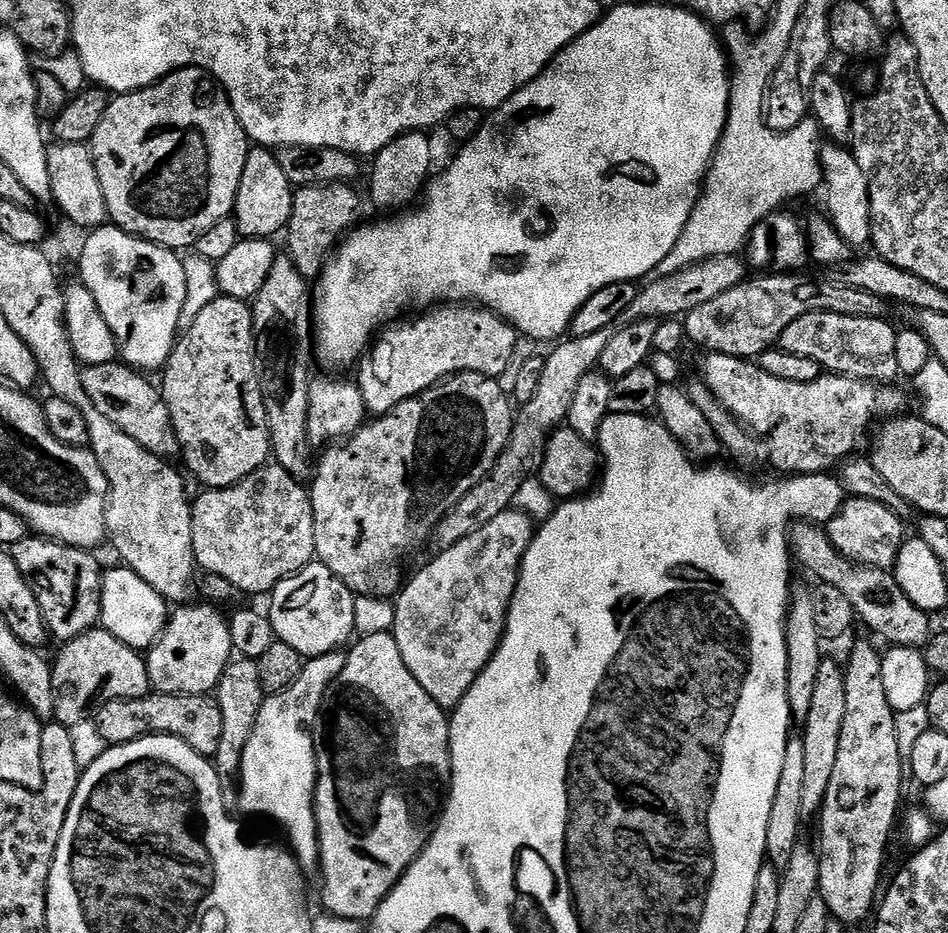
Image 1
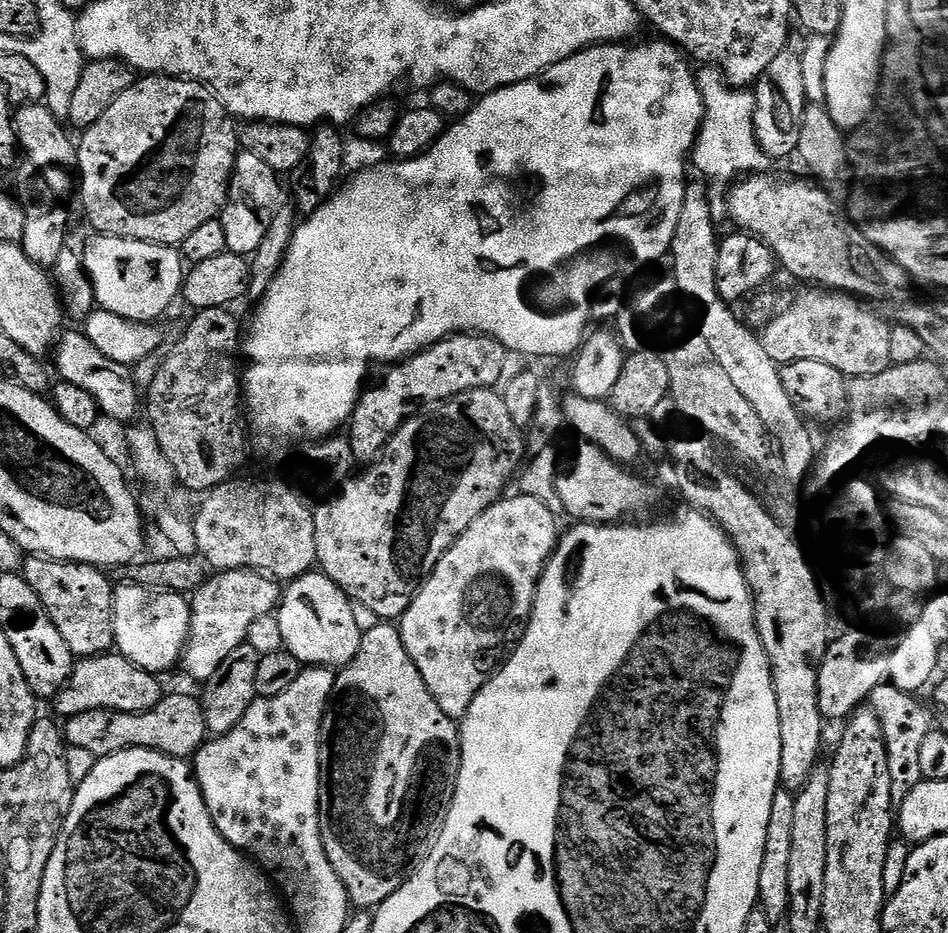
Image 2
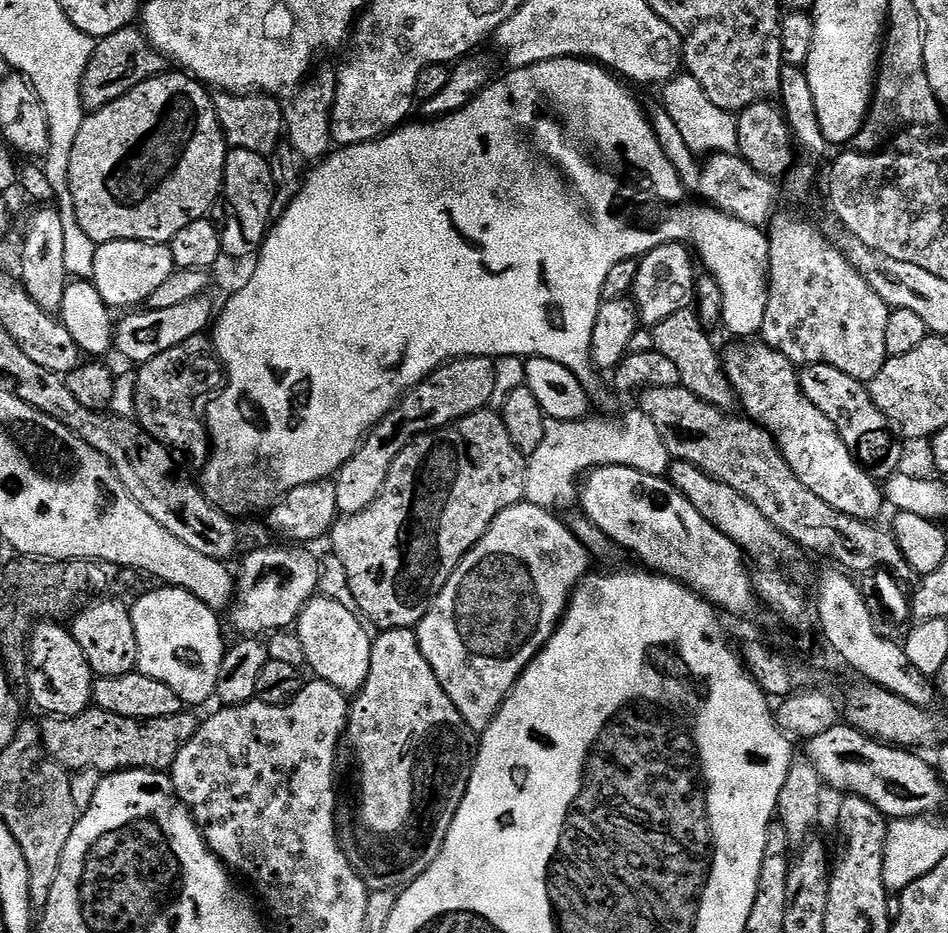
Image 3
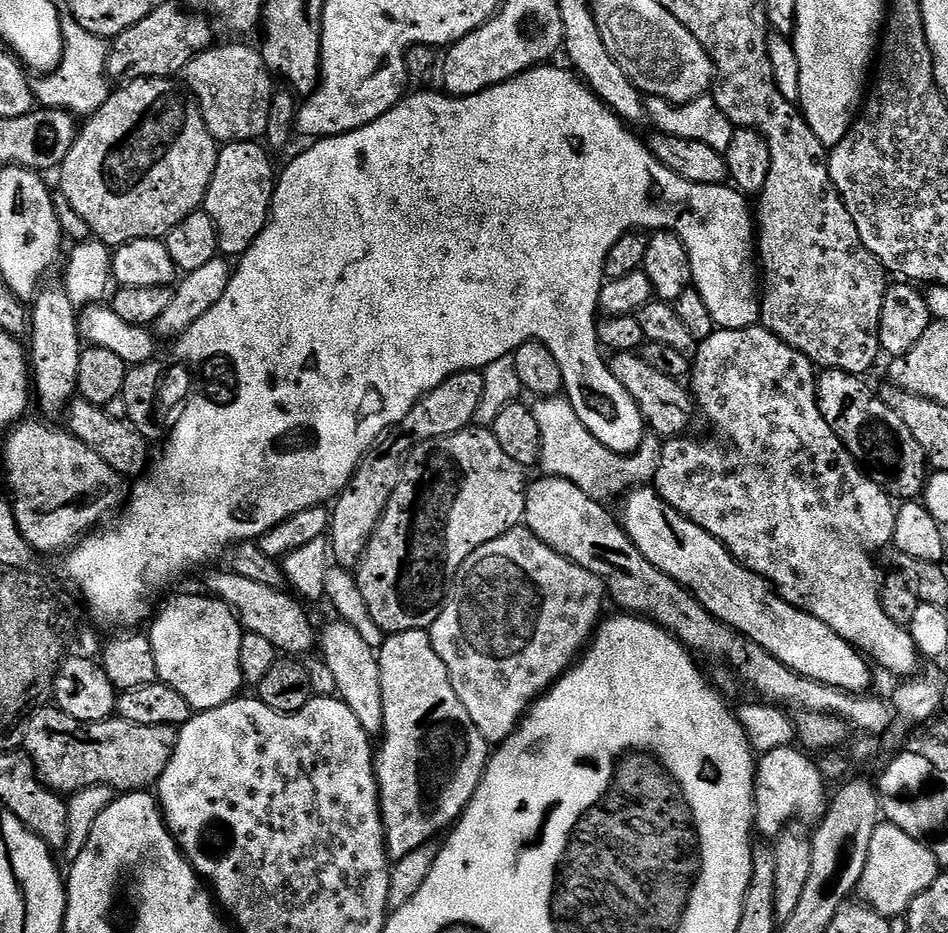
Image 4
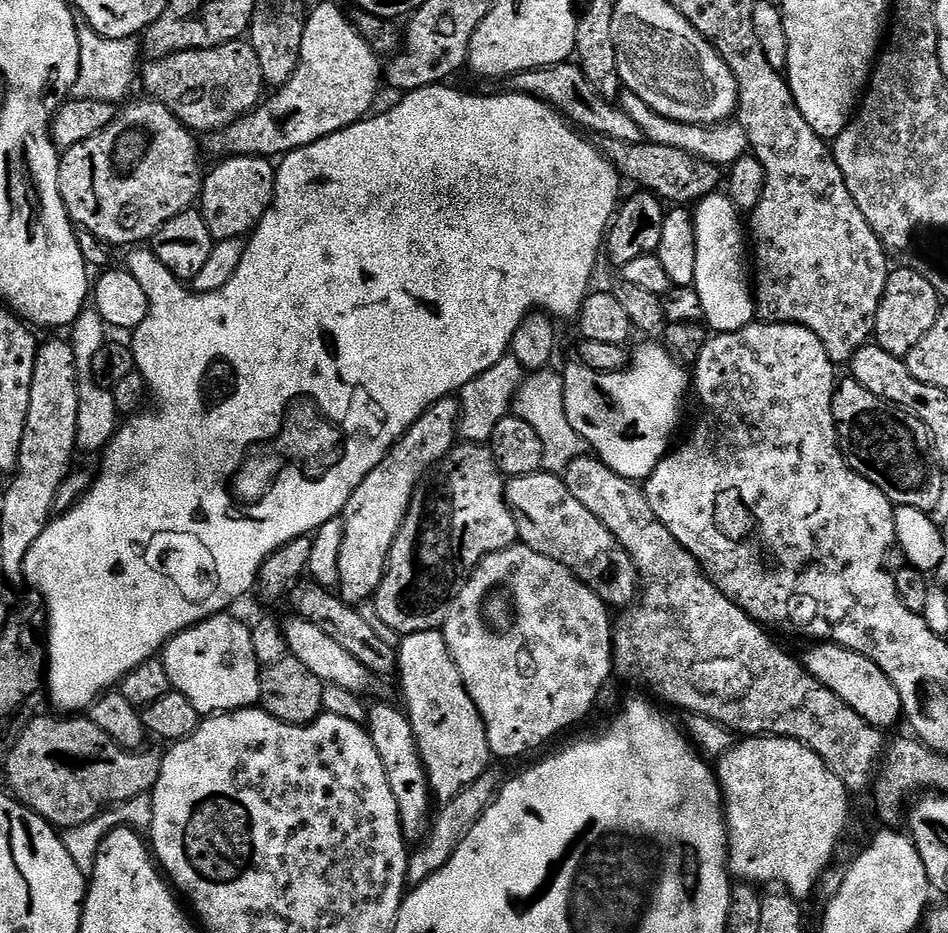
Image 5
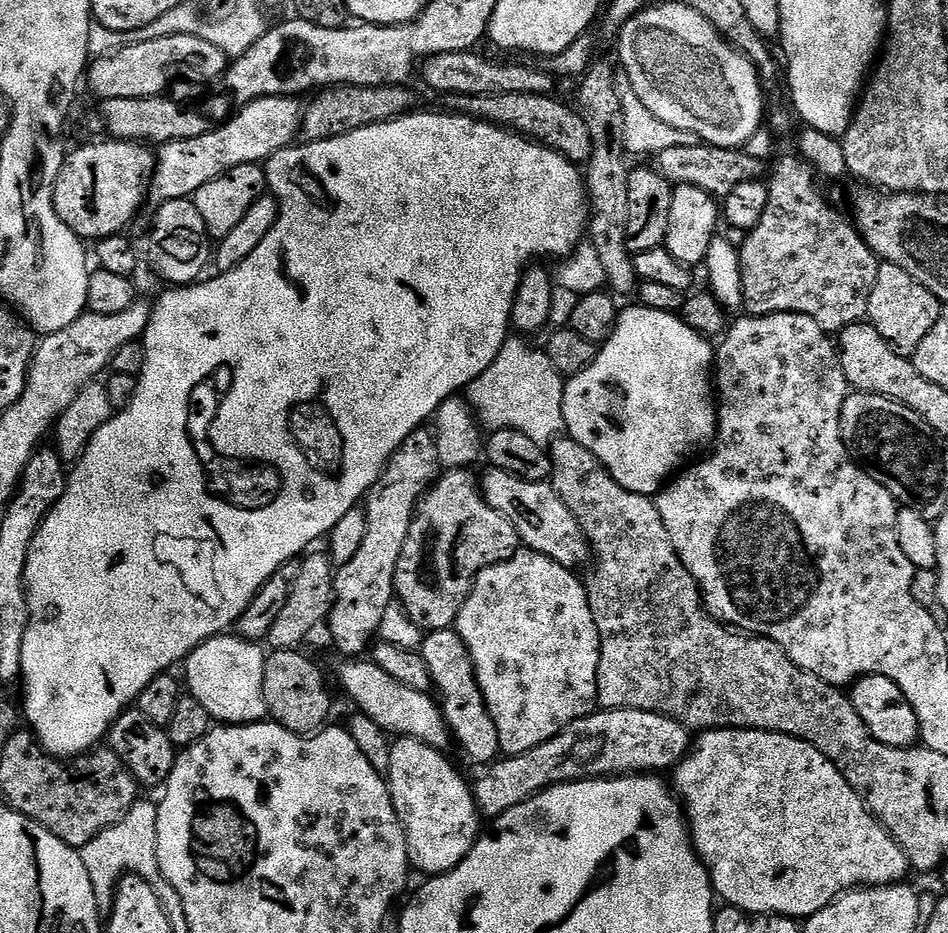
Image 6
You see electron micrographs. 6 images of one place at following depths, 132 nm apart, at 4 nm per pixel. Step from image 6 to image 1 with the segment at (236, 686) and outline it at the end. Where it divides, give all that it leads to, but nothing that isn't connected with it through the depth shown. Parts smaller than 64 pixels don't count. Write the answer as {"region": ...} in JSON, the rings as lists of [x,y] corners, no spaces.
{"region":[[[117,566],[103,573],[100,586],[100,624],[105,632],[114,634],[126,646],[147,650],[155,644],[170,615],[169,605],[163,596],[154,590],[134,570]]]}

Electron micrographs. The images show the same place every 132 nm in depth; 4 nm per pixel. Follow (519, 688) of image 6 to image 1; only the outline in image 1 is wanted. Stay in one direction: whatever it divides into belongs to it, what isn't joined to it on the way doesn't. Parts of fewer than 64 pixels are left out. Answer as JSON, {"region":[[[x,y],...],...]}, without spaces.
{"region":[[[509,510],[498,514],[482,530],[436,554],[440,556],[434,557],[421,572],[414,573],[412,581],[399,589],[394,600],[391,634],[398,642],[398,650],[402,650],[402,662],[418,678],[418,686],[441,708],[455,709],[499,648],[508,619],[508,605],[516,593],[516,577],[533,535],[534,522],[524,513]]]}

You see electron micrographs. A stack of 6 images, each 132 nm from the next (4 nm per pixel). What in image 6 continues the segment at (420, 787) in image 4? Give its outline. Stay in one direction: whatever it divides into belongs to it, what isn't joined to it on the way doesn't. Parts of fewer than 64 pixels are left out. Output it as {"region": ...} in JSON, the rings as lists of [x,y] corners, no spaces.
{"region":[[[455,627],[443,628],[427,633],[418,651],[428,667],[435,695],[441,710],[444,711],[455,747],[460,747],[465,758],[473,760],[480,764],[479,766],[493,763],[501,755],[498,729],[495,728],[494,718],[490,718],[490,710],[482,698],[482,690],[476,681],[476,671],[466,650],[466,642],[462,642]]]}

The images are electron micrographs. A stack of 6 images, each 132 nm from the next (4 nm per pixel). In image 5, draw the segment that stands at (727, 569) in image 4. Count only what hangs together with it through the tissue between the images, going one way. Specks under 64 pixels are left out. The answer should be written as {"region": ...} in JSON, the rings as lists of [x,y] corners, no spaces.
{"region":[[[827,642],[809,648],[812,649],[802,656],[804,667],[814,678],[818,678],[818,682],[822,682],[822,686],[834,690],[834,694],[838,694],[838,698],[842,698],[842,702],[846,702],[846,706],[854,709],[866,723],[881,730],[889,730],[896,723],[901,723],[904,714],[902,698],[894,682],[890,682],[890,678],[886,678],[886,674],[882,674],[882,670],[878,670],[870,658]]]}

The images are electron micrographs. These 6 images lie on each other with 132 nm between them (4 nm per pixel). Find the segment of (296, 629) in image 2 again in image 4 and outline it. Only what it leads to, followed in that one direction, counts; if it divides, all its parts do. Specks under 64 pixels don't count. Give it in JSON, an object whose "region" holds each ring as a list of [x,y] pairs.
{"region":[[[335,622],[336,624],[328,624],[318,632],[318,652],[322,659],[326,662],[326,666],[330,666],[330,671],[334,673],[334,682],[339,699],[346,702],[346,706],[350,706],[350,710],[354,710],[354,714],[358,714],[358,722],[362,722],[364,729],[370,734],[376,734],[383,729],[384,715],[382,714],[382,682],[380,681],[380,658],[378,652],[371,649],[366,644],[365,639],[358,630],[351,624],[345,622]]]}

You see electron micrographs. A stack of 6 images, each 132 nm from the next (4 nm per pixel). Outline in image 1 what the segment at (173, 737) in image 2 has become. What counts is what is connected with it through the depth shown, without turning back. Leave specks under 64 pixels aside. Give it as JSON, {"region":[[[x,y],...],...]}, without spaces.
{"region":[[[157,692],[142,698],[111,700],[95,709],[96,732],[105,745],[125,744],[147,736],[173,736],[198,754],[215,757],[222,734],[222,712],[218,702],[211,695],[179,696]]]}

